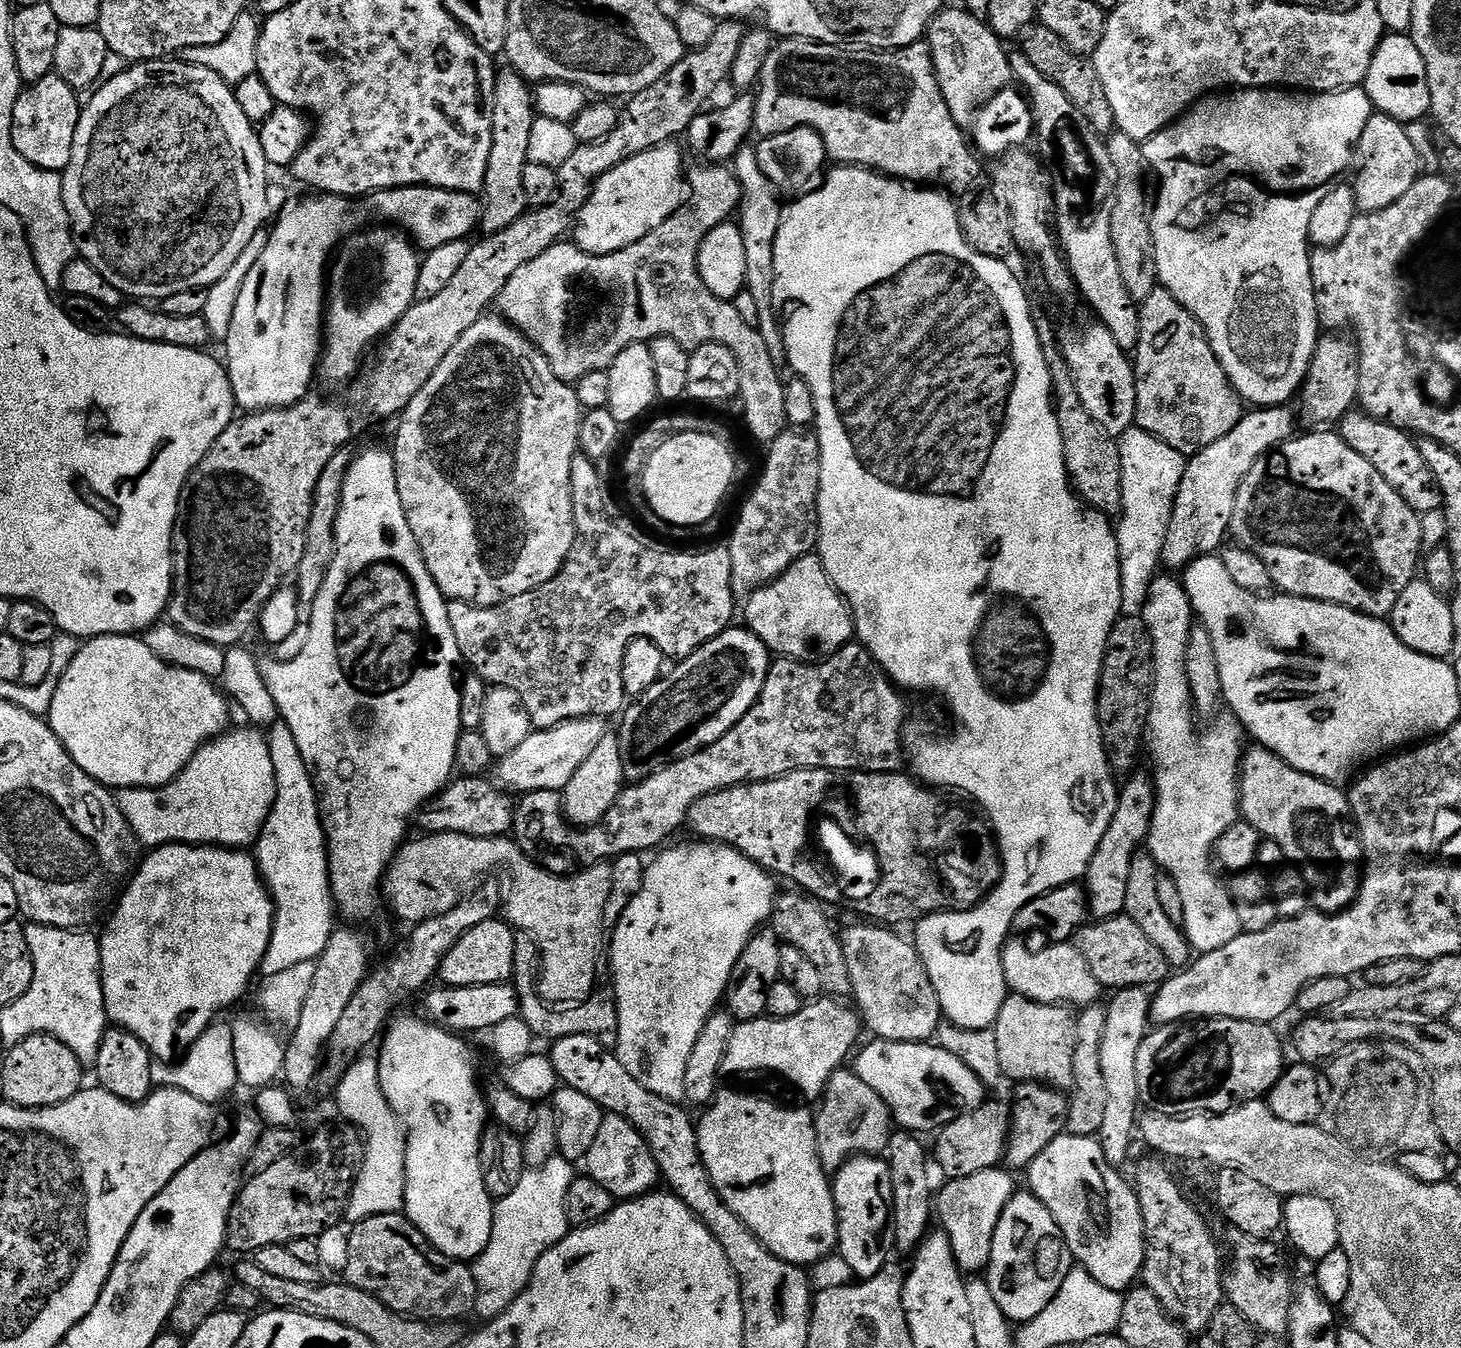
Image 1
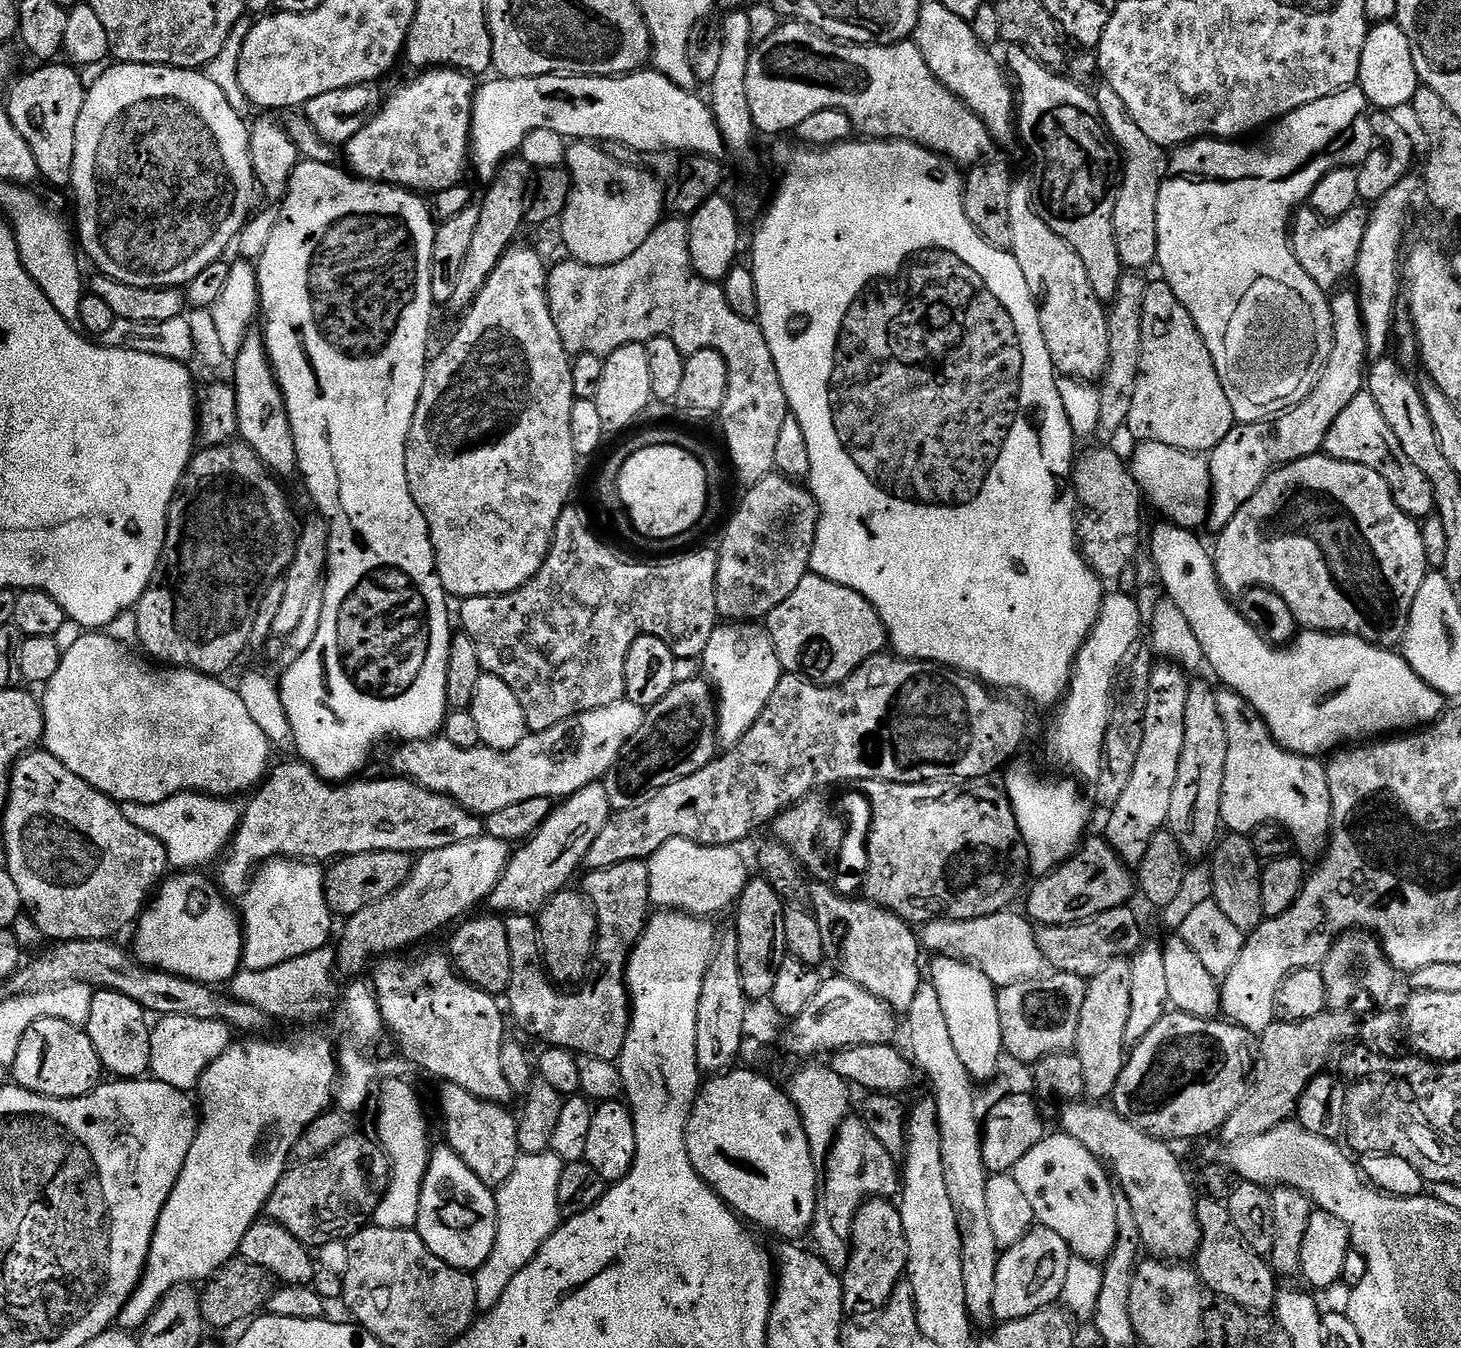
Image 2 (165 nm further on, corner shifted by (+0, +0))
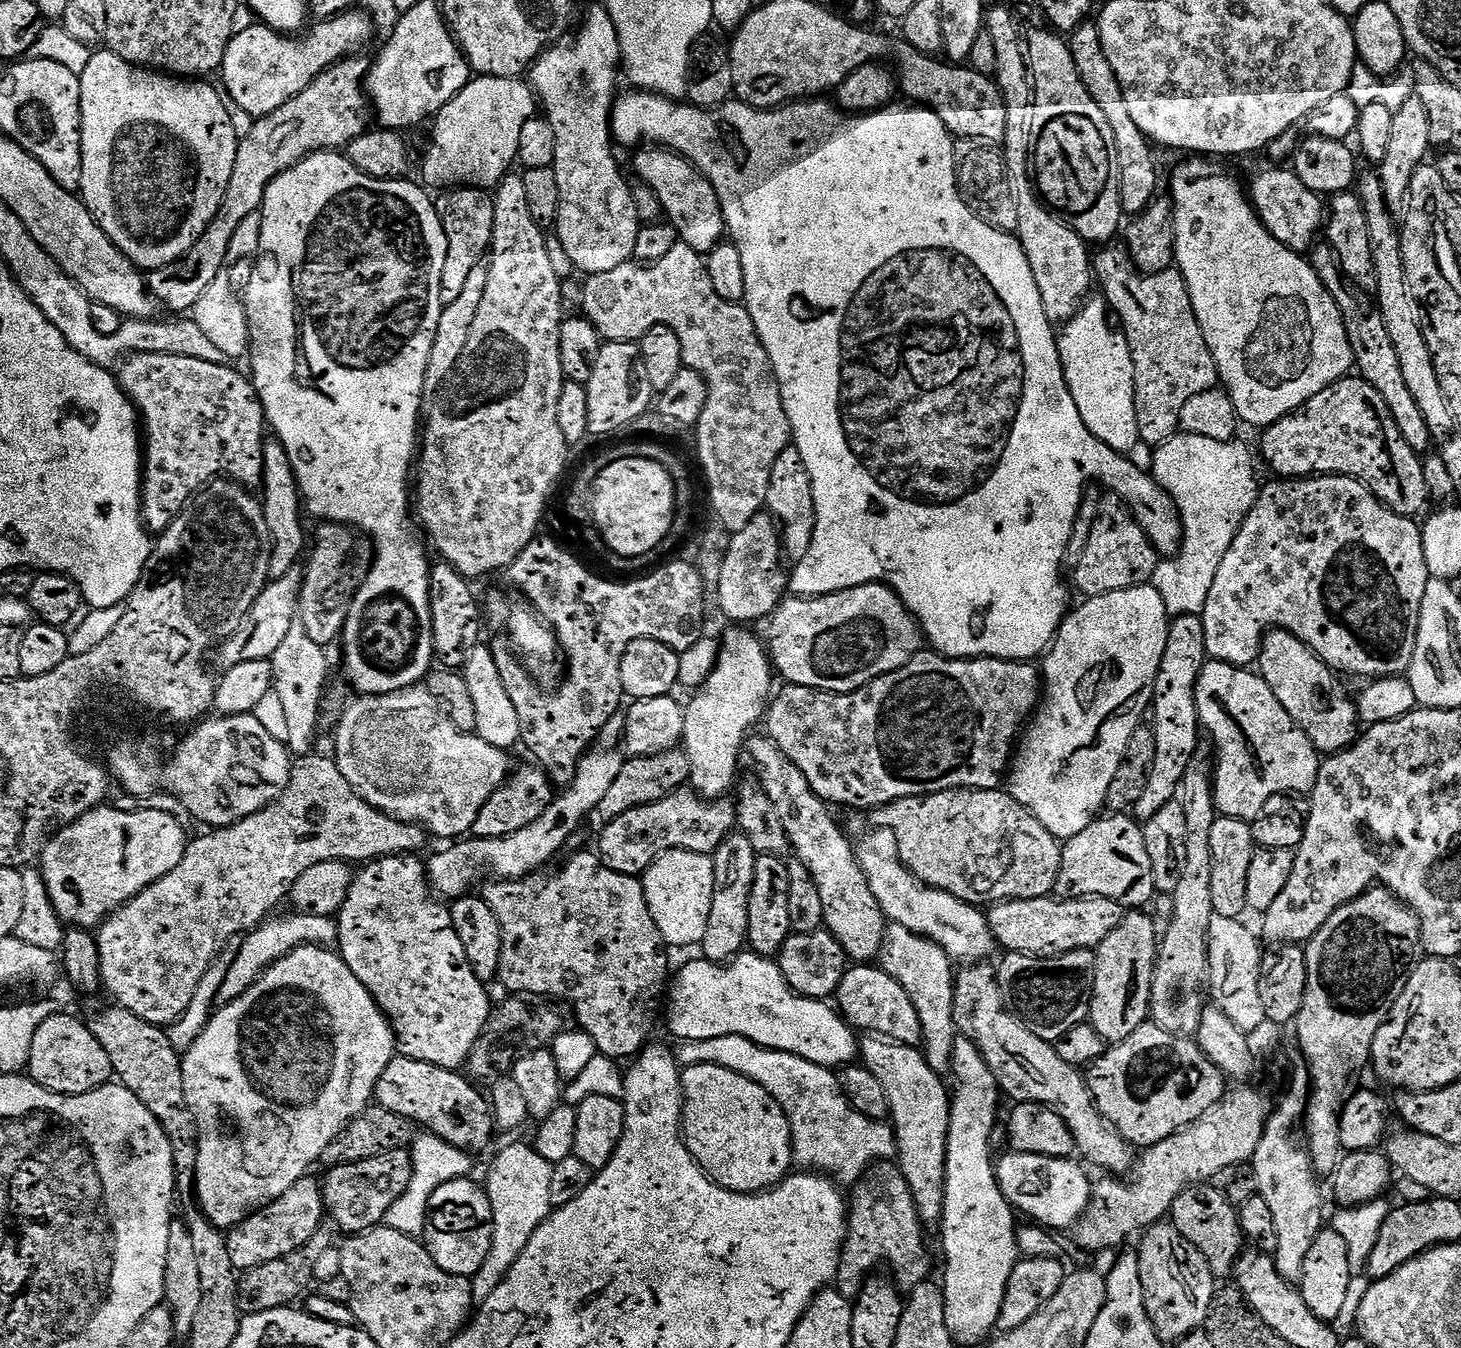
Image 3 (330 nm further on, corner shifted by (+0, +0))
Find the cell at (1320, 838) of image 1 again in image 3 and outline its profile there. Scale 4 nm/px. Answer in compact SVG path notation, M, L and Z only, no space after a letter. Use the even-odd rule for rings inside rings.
M1209 659L1198 674L1196 687L1196 709L1201 729L1216 743L1220 753L1215 753L1214 787L1216 789L1216 810L1221 816L1253 821L1264 810L1264 803L1281 794L1308 794L1316 785L1318 770L1322 763L1321 753L1306 738L1306 734L1286 714L1282 702L1274 690L1266 686L1259 671L1236 668L1221 660Z

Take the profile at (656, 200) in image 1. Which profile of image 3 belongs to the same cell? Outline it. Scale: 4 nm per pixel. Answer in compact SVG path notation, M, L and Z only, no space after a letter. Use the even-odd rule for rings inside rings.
M593 6L584 20L584 29L575 33L573 44L561 42L543 52L530 69L532 91L538 97L539 107L554 130L554 162L560 191L560 209L554 225L554 235L566 246L570 262L584 274L614 270L614 266L629 263L634 257L634 242L642 227L634 210L634 198L630 184L620 173L620 164L612 153L612 125L607 115L611 113L618 95L616 72L621 71L620 43L614 22L605 8Z

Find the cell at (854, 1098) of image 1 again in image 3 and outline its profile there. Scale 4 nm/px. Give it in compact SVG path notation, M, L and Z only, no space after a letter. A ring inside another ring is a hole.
M882 1159L873 1163L864 1176L850 1188L848 1204L848 1233L844 1239L844 1249L838 1262L834 1286L847 1300L855 1301L861 1288L877 1271L879 1264L885 1264L892 1273L891 1279L901 1289L911 1290L918 1287L923 1280L929 1279L932 1272L932 1252L924 1241L926 1225L920 1221L918 1210L914 1206L914 1198L910 1194L910 1186L902 1174L899 1163L891 1159Z

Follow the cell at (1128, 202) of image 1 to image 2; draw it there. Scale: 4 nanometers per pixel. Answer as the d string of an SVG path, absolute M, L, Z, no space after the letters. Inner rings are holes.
M1102 86L1094 92L1102 110L1104 125L1112 141L1120 149L1122 157L1122 183L1119 187L1118 202L1114 206L1114 234L1118 246L1118 258L1128 270L1145 270L1156 264L1158 254L1158 194L1168 175L1169 153L1165 145L1146 138L1146 133L1134 122L1126 102L1109 86Z

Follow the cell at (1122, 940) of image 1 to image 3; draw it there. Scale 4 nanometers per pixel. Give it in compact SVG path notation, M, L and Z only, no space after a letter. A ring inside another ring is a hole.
M1043 896L1042 898L1030 898L1029 900L1003 900L1000 904L993 904L987 909L988 925L992 927L992 934L997 945L1004 947L1005 953L1021 952L1027 956L1057 956L1066 954L1070 950L1093 950L1102 942L1106 942L1107 936L1122 922L1126 913L1124 905L1117 900L1102 898L1101 896L1083 896L1077 900L1065 900Z

